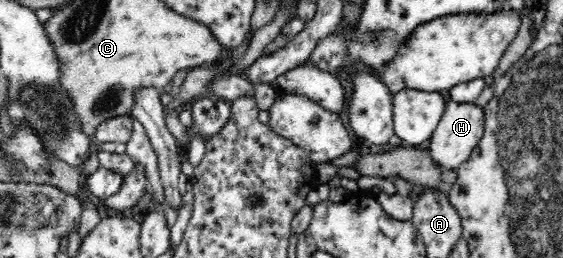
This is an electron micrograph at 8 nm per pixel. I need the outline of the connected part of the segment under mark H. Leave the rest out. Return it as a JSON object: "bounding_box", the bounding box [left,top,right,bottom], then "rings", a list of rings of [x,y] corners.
{"bounding_box":[426,100,486,169],"rings":[[[452,100],[448,102],[426,146],[434,163],[440,167],[445,165],[447,168],[452,169],[464,163],[470,157],[480,139],[482,139],[485,121],[486,116],[484,116],[483,106],[474,104],[474,102],[456,103]]]}

